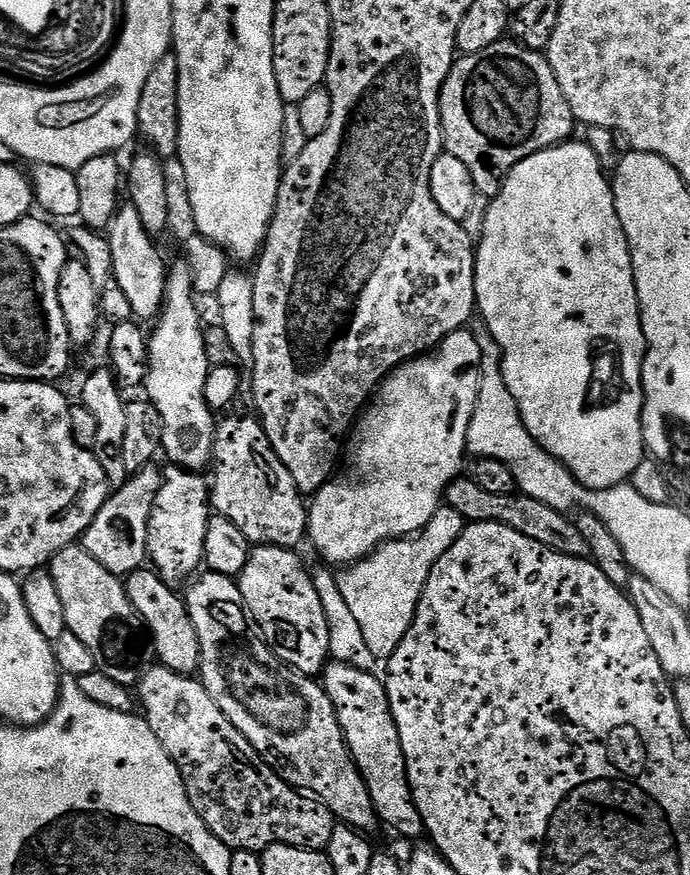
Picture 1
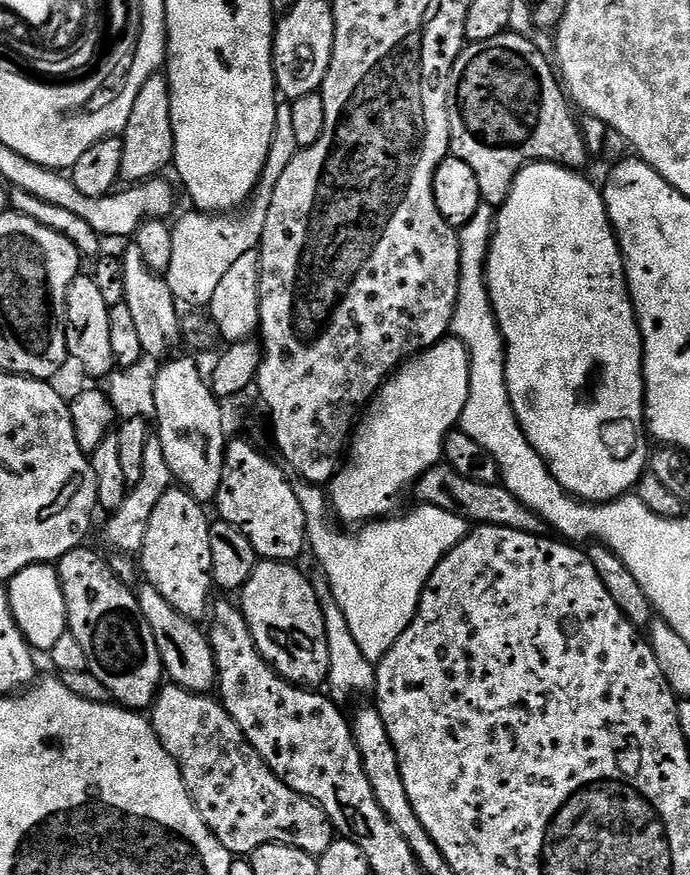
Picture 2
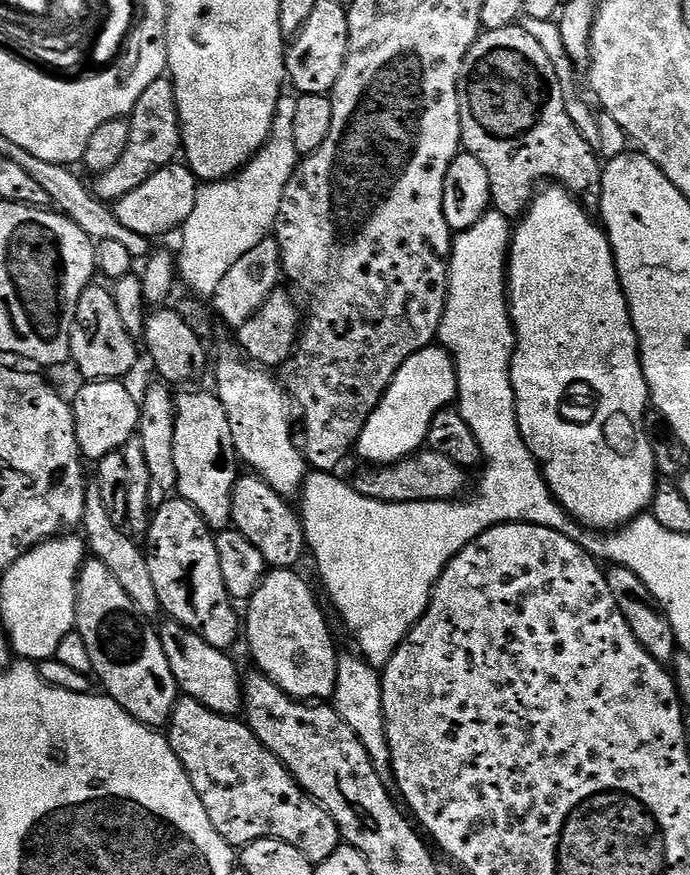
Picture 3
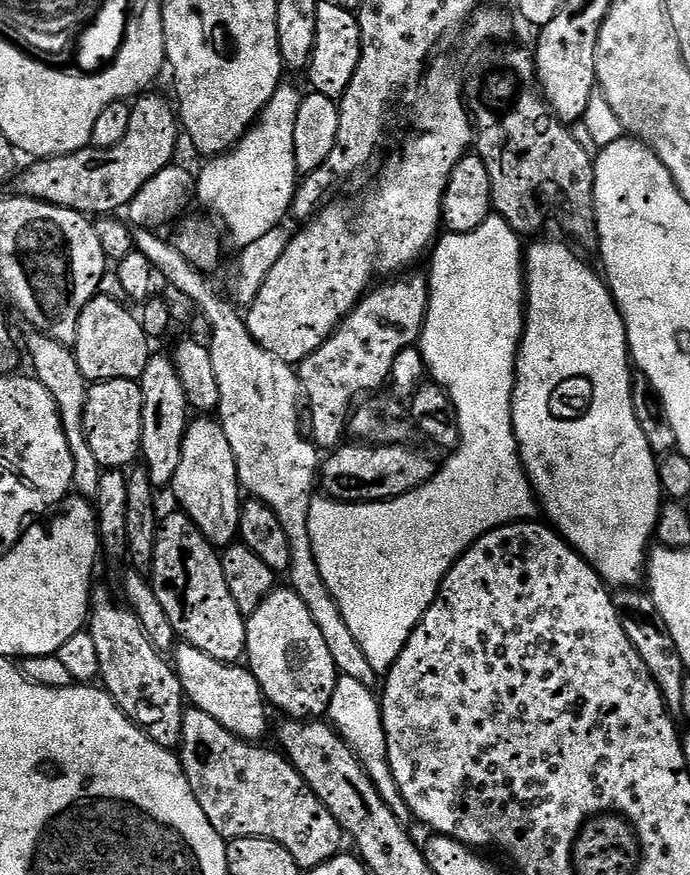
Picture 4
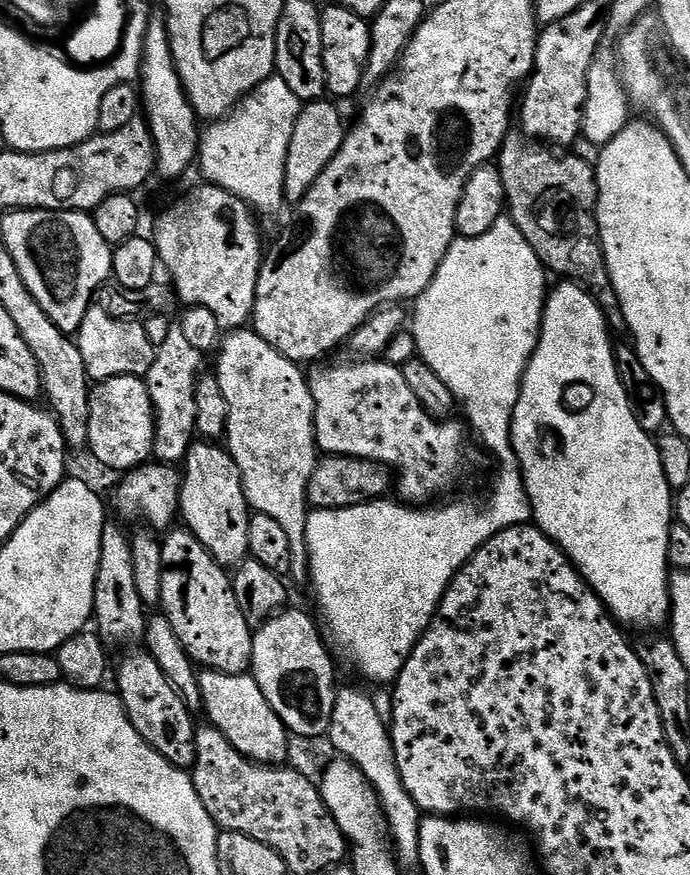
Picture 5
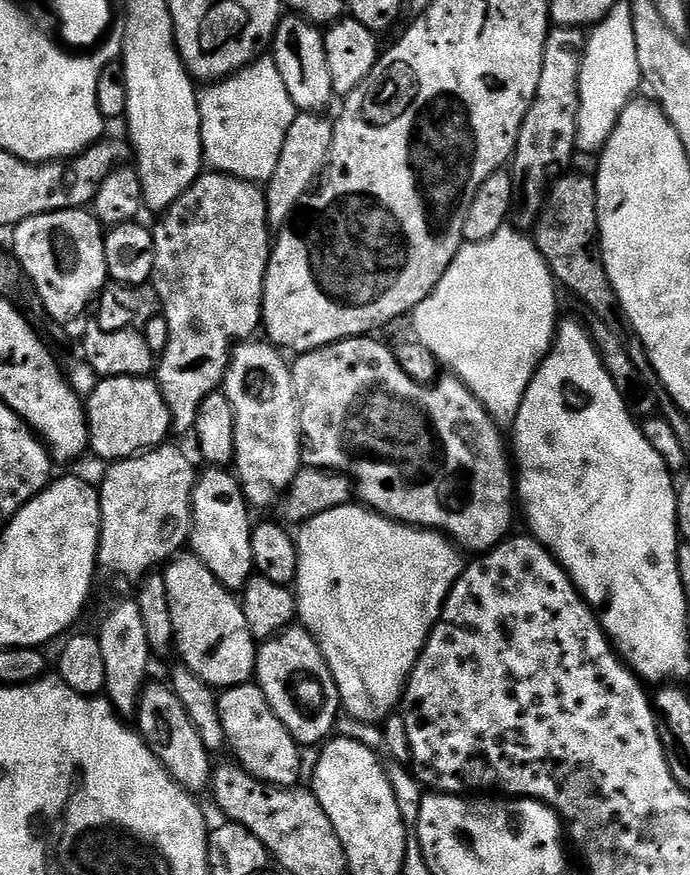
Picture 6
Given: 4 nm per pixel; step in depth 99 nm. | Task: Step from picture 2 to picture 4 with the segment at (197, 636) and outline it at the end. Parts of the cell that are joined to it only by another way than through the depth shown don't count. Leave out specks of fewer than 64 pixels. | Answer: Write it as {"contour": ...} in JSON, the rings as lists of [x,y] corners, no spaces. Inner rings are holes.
{"contour":[[[181,643],[175,649],[174,655],[176,676],[180,679],[187,703],[191,707],[210,714],[214,722],[219,722],[239,740],[263,741],[263,736],[268,732],[270,708],[259,682],[247,666],[239,663],[223,664],[218,658],[210,658],[210,654],[186,643]]]}

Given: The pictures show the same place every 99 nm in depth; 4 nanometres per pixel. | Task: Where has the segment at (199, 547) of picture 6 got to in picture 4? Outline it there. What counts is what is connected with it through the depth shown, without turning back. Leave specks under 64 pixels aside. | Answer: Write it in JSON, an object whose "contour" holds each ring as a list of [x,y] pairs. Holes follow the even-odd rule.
{"contour":[[[196,418],[189,423],[186,438],[182,442],[182,462],[170,485],[179,507],[202,530],[202,534],[217,549],[237,543],[240,534],[240,509],[242,489],[234,450],[230,450],[230,438],[216,418]]]}

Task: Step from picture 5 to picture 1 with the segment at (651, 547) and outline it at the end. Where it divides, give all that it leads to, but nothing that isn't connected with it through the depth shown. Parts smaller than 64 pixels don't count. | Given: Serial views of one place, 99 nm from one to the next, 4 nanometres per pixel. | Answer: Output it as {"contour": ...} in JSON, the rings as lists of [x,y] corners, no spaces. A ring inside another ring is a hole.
{"contour":[[[580,142],[580,144],[572,143],[557,144],[555,148],[547,148],[541,152],[536,152],[533,156],[527,156],[522,162],[518,162],[518,166],[514,166],[511,172],[508,173],[507,178],[505,178],[504,184],[500,188],[500,193],[491,197],[491,204],[484,216],[484,228],[480,232],[478,247],[476,248],[476,306],[478,316],[484,319],[483,327],[492,335],[494,342],[500,347],[500,369],[506,378],[506,386],[510,390],[510,394],[514,394],[514,402],[518,406],[520,417],[526,426],[526,430],[554,459],[559,460],[561,464],[566,465],[572,471],[578,483],[594,490],[606,490],[631,481],[634,470],[638,470],[638,466],[646,458],[644,435],[642,434],[642,414],[644,412],[644,353],[648,350],[648,343],[642,330],[640,303],[636,297],[636,283],[634,282],[634,270],[632,269],[632,255],[628,249],[628,239],[622,230],[622,222],[618,222],[618,210],[614,206],[614,194],[612,193],[609,177],[604,169],[600,167],[598,158],[594,158],[594,150],[590,150],[590,146],[586,142]]]}

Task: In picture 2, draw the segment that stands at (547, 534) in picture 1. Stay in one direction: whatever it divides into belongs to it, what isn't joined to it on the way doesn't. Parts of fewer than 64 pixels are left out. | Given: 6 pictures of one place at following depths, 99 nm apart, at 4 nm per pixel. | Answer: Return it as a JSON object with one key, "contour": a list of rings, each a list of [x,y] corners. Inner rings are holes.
{"contour":[[[446,462],[435,464],[433,468],[426,470],[416,481],[415,492],[420,504],[429,504],[447,512],[456,512],[476,526],[493,524],[499,528],[529,532],[535,536],[543,536],[546,532],[544,519],[531,512],[514,494],[510,494],[510,490],[505,488],[503,483],[487,484],[464,478],[458,470],[454,470]]]}

